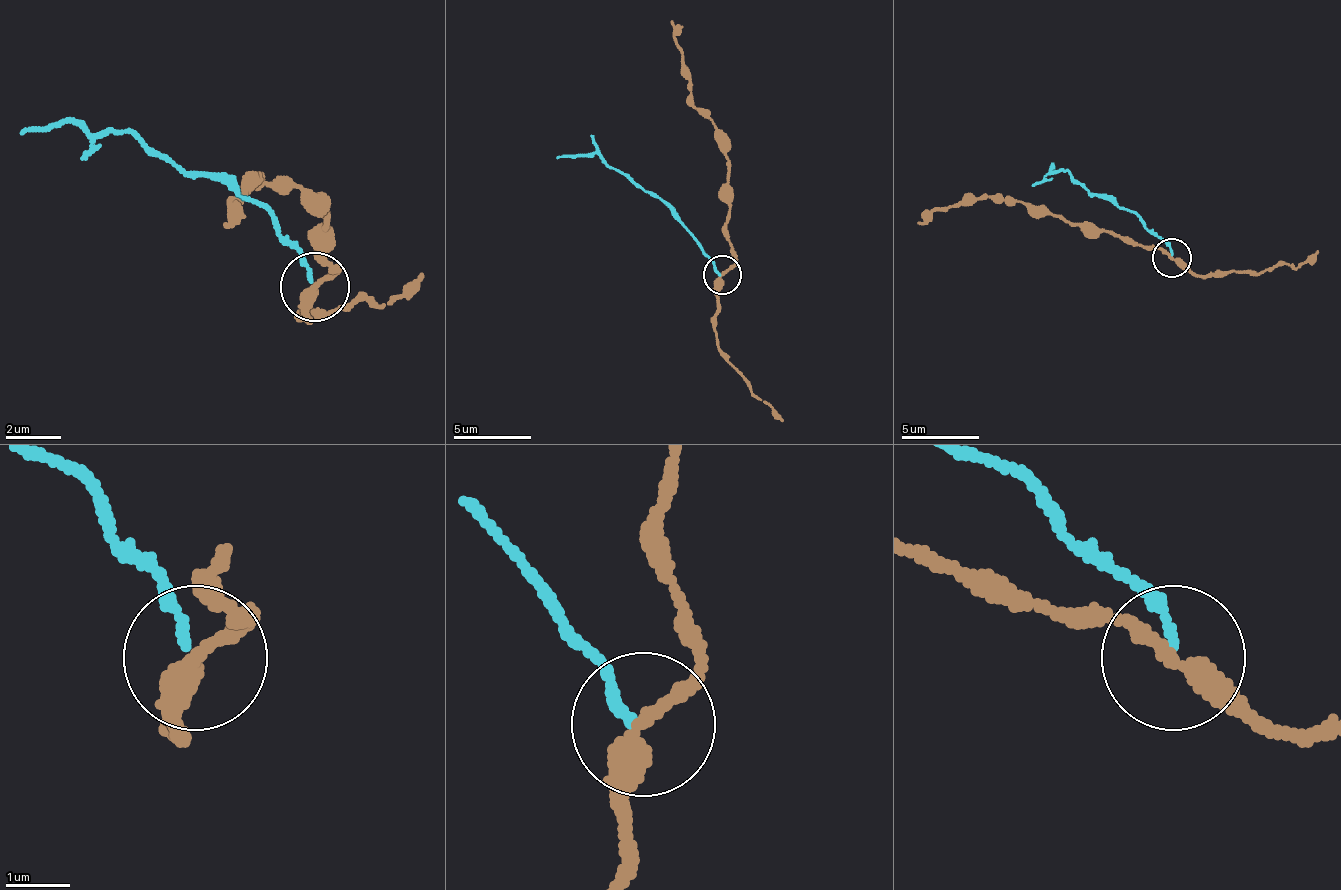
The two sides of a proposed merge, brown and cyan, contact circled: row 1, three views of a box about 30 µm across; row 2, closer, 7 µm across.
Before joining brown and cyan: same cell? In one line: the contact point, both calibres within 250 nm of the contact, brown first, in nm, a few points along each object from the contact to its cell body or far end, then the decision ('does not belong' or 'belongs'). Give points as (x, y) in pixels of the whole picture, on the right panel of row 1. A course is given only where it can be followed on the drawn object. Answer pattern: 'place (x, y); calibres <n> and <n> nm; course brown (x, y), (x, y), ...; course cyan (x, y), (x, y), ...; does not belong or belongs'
place (1172, 257); calibres 320 and 140 nm; course brown (1173, 256), (1122, 237), (1084, 233), (1060, 218), (1033, 214), (1021, 202), (967, 198), (917, 221); course cyan (1173, 256), (1130, 210), (1095, 194), (1068, 171), (1056, 171); does not belong

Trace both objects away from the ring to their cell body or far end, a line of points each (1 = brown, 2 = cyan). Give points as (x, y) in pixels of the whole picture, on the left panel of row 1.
1: (313, 284), (340, 271), (320, 250), (327, 243), (320, 208), (299, 188), (258, 181), (223, 222)
2: (313, 284), (258, 202), (127, 133), (23, 133)

